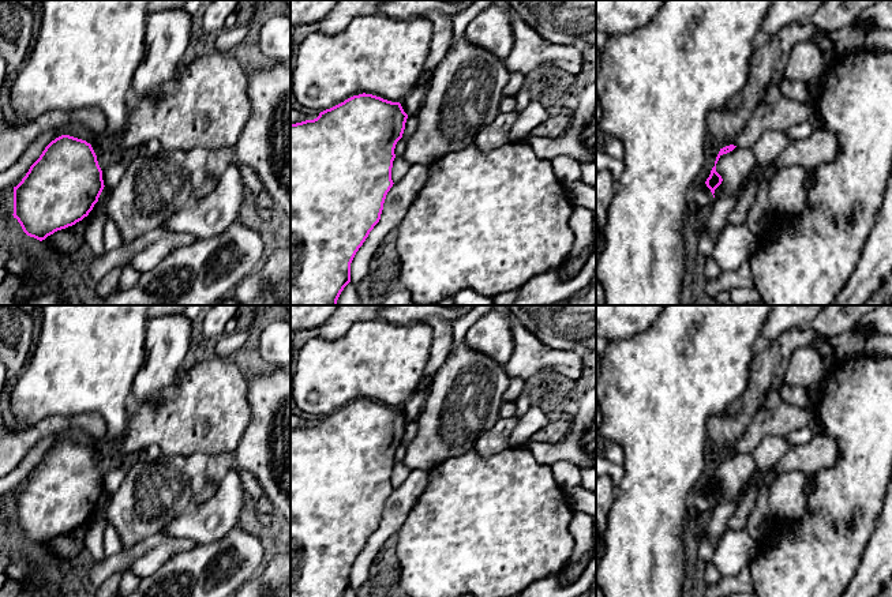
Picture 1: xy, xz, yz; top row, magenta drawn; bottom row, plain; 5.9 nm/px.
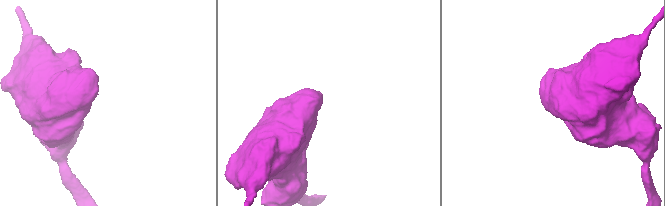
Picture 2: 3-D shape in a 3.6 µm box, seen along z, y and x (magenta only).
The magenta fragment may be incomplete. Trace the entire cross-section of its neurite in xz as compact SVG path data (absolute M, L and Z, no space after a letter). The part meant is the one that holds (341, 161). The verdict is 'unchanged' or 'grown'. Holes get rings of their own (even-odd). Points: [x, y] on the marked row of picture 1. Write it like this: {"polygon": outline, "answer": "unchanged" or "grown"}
{"polygon": "M363 93L321 112L314 120L291 124L291 305L337 305L341 292L351 282L351 263L379 222L386 195L394 184L391 180L394 149L402 138L406 119L408 114L400 102Z", "answer": "unchanged"}

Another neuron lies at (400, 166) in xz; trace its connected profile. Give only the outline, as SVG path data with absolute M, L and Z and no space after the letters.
M396 157L391 168L391 180L393 183L398 183L409 170L411 165L402 158Z

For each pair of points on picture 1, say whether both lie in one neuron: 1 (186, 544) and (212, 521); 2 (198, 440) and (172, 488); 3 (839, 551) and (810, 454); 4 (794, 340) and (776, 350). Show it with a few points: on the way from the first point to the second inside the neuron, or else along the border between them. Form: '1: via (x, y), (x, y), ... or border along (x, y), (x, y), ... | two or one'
1: border along (172, 537), (187, 537), (194, 544) | two
2: border along (162, 454), (184, 457) | two
3: border along (836, 447), (838, 461), (810, 475) | two
4: via (790, 341), (780, 349) | one

